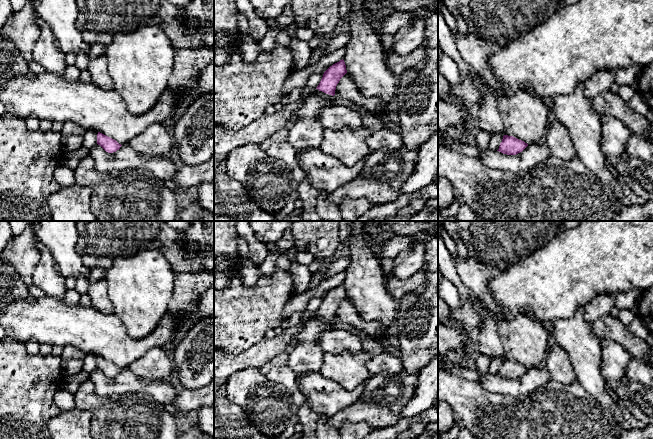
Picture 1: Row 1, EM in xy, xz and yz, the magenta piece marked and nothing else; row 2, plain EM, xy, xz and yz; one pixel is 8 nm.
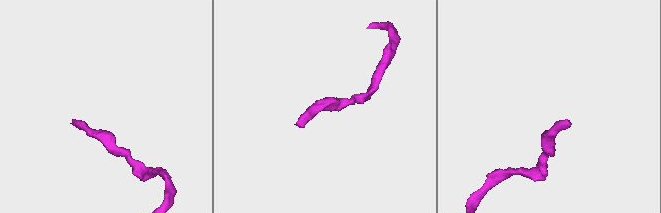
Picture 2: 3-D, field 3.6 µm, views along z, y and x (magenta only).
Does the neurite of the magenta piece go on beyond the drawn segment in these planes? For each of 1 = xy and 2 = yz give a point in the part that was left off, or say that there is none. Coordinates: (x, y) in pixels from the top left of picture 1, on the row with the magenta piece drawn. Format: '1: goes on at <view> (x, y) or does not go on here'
1: does not go on here
2: does not go on here

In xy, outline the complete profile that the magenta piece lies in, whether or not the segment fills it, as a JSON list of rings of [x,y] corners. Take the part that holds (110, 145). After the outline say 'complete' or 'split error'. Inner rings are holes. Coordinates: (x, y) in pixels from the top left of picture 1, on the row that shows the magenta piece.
[[[100,132],[97,134],[97,144],[100,145],[108,153],[116,152],[122,146],[116,140]]]; complete

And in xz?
[[[342,59],[324,72],[319,85],[313,89],[312,94],[316,94],[322,98],[333,98],[337,84],[346,73],[346,65]]]; split error

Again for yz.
[[[504,135],[497,151],[507,155],[516,155],[522,152],[527,146],[528,144],[522,140],[513,136]]]; complete

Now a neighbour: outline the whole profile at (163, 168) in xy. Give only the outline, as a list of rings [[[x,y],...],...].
[[[96,144],[89,154],[94,160],[94,166],[99,172],[124,171],[126,169],[145,168],[156,178],[164,181],[172,179],[177,168],[167,156],[149,158],[132,150],[128,145],[122,145],[113,153],[106,152]]]

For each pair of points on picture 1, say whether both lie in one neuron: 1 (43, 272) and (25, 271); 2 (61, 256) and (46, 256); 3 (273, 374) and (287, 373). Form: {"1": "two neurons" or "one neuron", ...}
{"1": "two neurons", "2": "two neurons", "3": "one neuron"}

